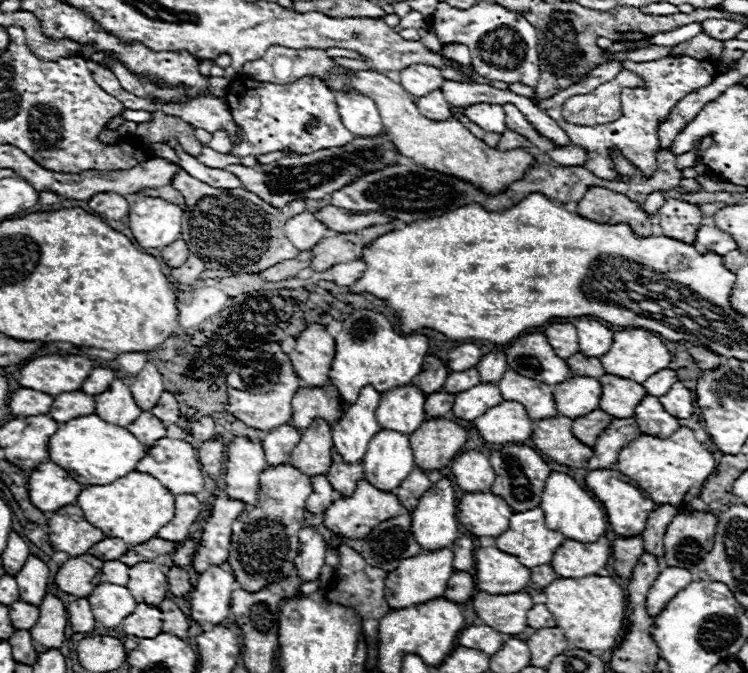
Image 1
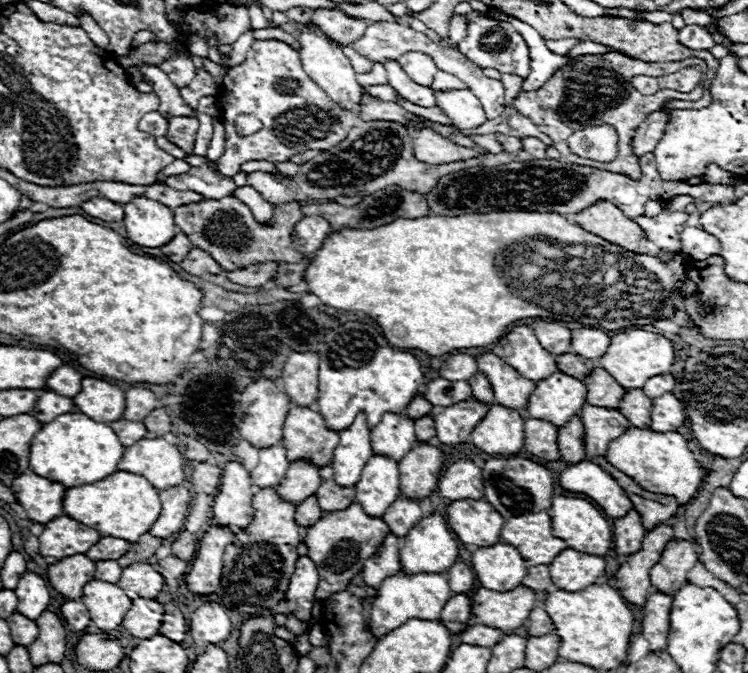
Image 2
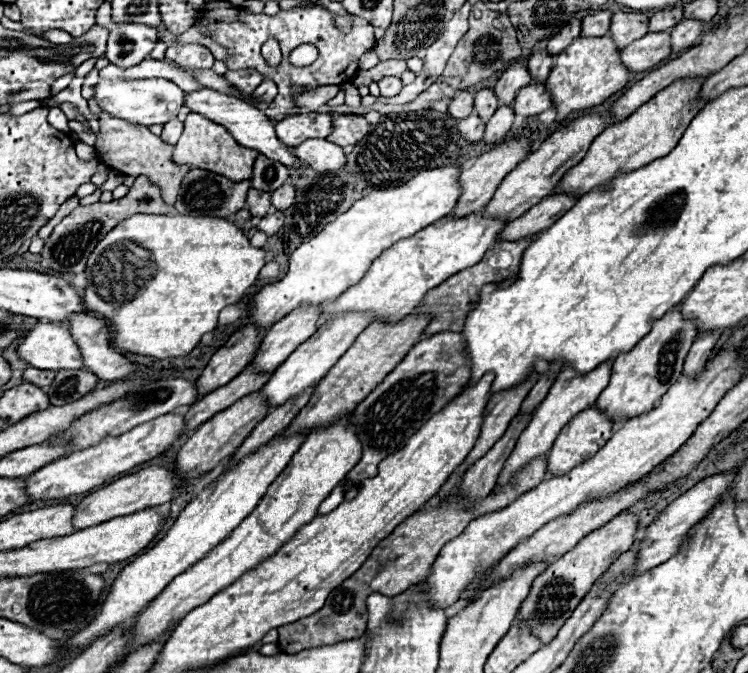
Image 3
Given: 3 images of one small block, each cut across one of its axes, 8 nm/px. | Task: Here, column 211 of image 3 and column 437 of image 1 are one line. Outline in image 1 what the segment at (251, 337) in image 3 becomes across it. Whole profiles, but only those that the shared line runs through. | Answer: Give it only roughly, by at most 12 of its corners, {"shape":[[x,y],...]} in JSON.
{"shape":[[434,356],[424,368],[414,384],[424,396],[440,392],[448,368]]}

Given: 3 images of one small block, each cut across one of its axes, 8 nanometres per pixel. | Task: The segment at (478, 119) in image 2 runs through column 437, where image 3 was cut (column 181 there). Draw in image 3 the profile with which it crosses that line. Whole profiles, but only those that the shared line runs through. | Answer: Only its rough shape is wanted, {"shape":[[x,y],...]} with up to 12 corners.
{"shape":[[164,78],[100,80],[102,112],[152,126],[176,118],[184,92]]}

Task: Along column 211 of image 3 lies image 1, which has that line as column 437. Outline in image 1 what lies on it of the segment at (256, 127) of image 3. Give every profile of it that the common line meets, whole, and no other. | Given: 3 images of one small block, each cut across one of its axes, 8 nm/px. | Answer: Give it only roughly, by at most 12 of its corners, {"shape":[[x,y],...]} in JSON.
{"shape":[[442,90],[418,98],[420,114],[430,120],[450,118]]}

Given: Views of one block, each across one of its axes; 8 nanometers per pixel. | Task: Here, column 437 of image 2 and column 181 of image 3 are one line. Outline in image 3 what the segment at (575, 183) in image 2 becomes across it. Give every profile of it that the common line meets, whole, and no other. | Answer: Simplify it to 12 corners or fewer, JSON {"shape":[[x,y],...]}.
{"shape":[[194,168],[176,210],[228,218],[246,204],[250,180]]}

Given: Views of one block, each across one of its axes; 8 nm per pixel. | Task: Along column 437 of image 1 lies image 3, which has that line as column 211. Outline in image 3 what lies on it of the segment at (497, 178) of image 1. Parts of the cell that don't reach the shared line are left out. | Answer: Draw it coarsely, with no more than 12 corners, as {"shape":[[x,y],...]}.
{"shape":[[186,116],[176,164],[250,180],[258,152],[224,126]]}

